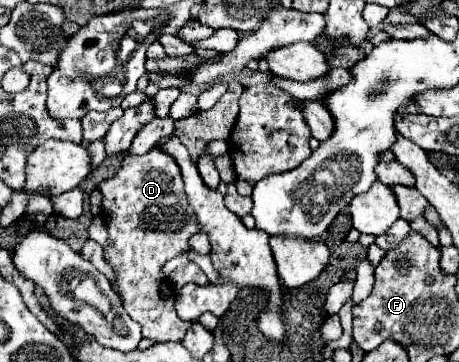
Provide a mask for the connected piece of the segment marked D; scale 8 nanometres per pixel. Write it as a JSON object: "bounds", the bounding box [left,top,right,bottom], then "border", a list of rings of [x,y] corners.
{"bounds":[99,147,220,343],"border":[[[153,147],[145,155],[127,153],[117,175],[101,183],[99,189],[103,193],[103,213],[111,239],[105,259],[117,273],[125,311],[143,327],[143,337],[153,337],[157,343],[181,341],[191,323],[177,317],[173,307],[175,297],[161,277],[161,265],[188,251],[189,260],[205,272],[210,284],[218,285],[220,280],[210,256],[197,254],[189,245],[189,237],[199,231],[199,221],[187,203],[179,165],[171,155],[159,151],[159,147]]]}

